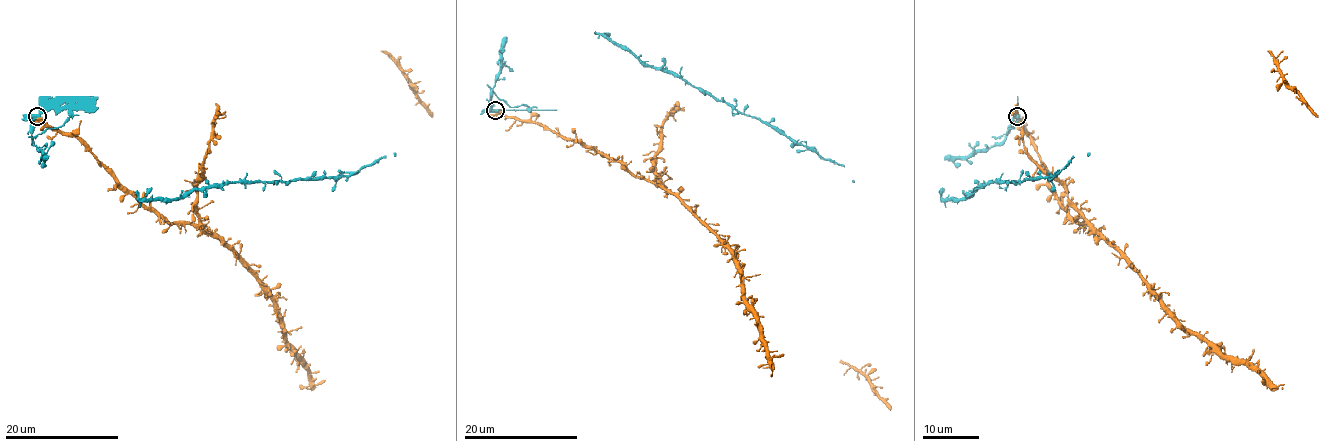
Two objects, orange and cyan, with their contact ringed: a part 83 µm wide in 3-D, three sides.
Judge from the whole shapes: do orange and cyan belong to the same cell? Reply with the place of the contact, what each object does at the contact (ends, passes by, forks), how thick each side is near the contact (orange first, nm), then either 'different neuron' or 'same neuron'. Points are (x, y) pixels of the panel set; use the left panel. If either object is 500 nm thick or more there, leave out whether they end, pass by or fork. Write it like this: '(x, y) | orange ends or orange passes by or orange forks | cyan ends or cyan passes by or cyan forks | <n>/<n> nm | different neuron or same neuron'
(37, 116) | orange passes by | cyan passes by | 400/480 nm | different neuron

